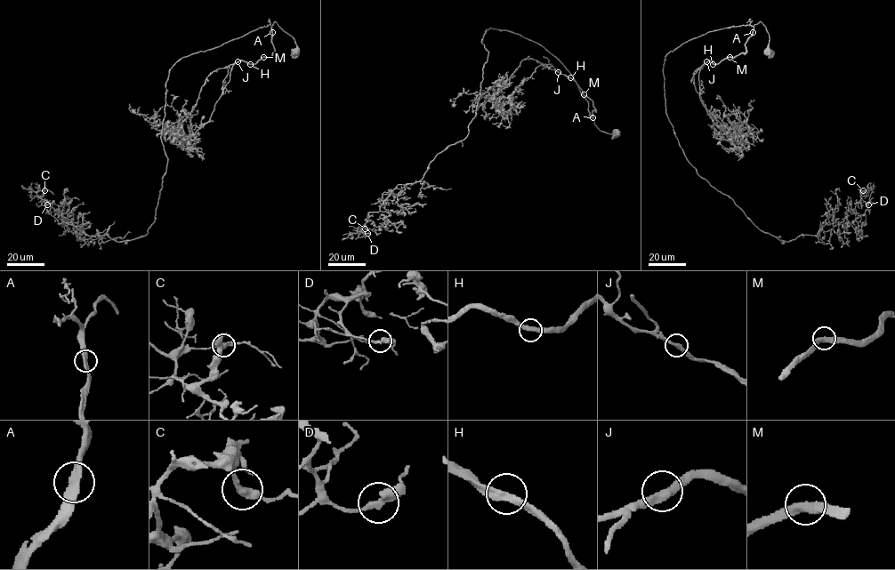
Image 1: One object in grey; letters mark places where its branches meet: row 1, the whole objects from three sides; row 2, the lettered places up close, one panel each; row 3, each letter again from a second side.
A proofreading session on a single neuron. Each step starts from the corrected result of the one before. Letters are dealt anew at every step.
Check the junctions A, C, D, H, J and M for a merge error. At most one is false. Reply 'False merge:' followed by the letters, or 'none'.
False merge: none

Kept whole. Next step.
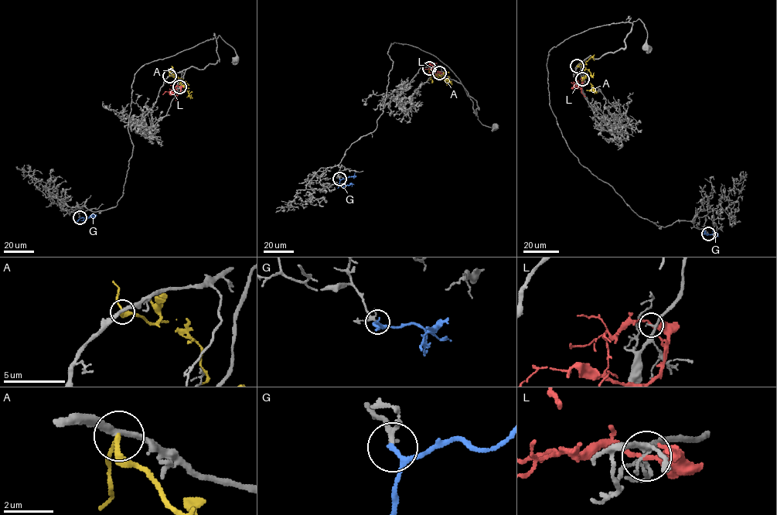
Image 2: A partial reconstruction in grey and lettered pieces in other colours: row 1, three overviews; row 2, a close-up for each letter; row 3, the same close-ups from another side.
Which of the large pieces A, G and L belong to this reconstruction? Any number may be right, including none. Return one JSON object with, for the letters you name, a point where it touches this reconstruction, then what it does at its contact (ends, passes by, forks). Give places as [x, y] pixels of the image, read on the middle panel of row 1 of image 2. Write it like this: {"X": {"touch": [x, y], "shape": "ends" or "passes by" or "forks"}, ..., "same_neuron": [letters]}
{"G": {"touch": [339, 179], "shape": "passes by"}, "same_neuron": ["G"]}

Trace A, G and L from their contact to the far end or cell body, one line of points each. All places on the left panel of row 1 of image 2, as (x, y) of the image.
A: (169, 75), (182, 80), (189, 96)
G: (80, 217), (88, 218), (94, 214)
L: (179, 86), (181, 91), (178, 93), (169, 92), (177, 89)

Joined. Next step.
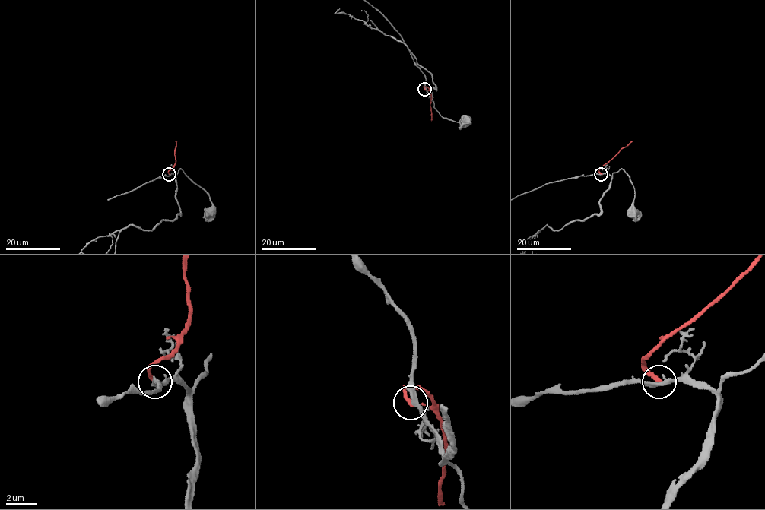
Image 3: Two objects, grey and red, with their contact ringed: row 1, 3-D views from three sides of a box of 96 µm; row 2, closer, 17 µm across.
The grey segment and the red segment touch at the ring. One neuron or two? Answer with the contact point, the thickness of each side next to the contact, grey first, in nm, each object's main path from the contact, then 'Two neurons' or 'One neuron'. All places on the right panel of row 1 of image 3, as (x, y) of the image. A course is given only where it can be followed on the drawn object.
Place: (601, 174). Thickness 280 nm (grey) against 280 nm. Course of grey: (601, 174), (611, 175), (622, 169), (629, 176), (635, 195), (633, 212). Course of red: (601, 174), (598, 169), (633, 141). Two neurons

